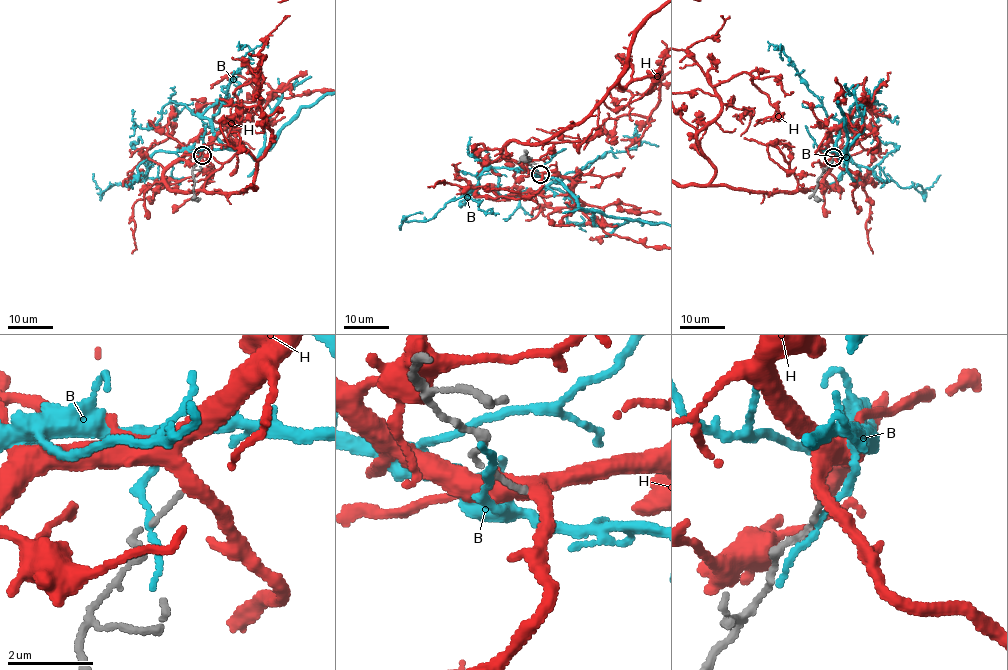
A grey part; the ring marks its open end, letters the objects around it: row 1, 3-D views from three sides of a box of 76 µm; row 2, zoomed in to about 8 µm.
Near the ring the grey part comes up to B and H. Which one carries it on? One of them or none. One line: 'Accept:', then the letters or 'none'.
Accept: H

